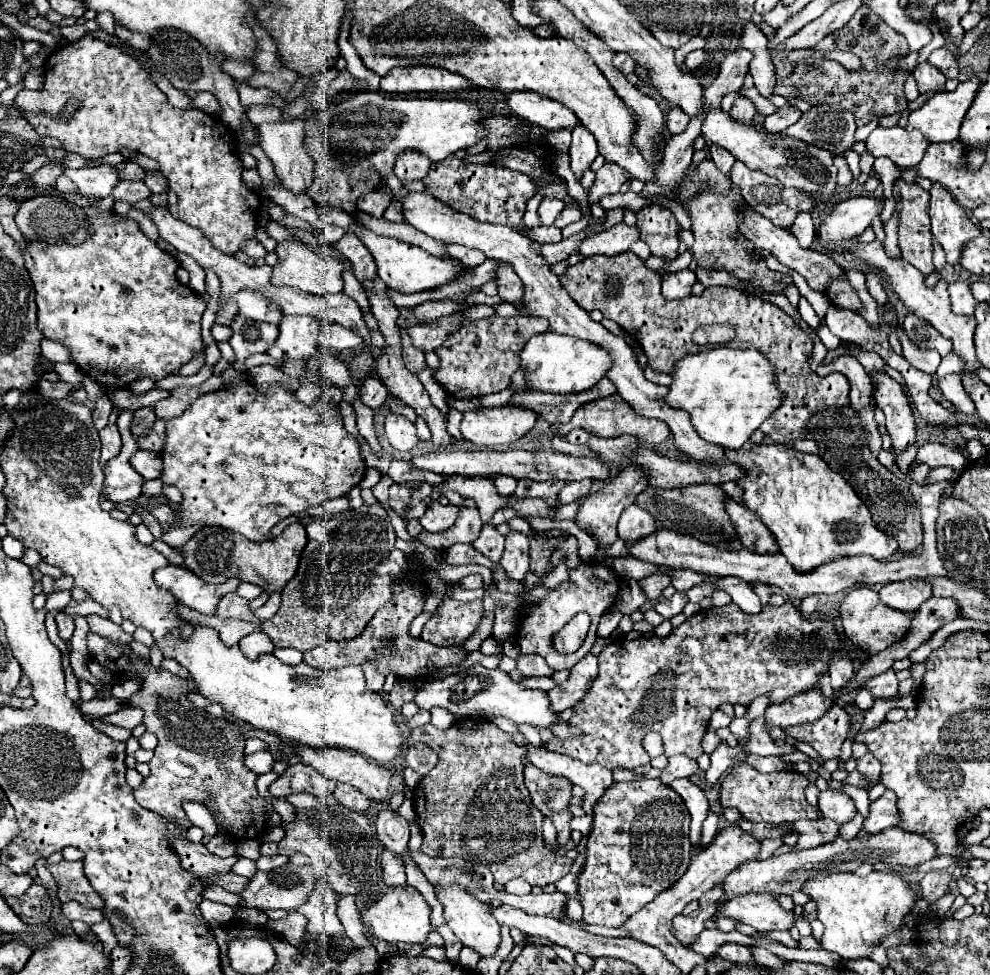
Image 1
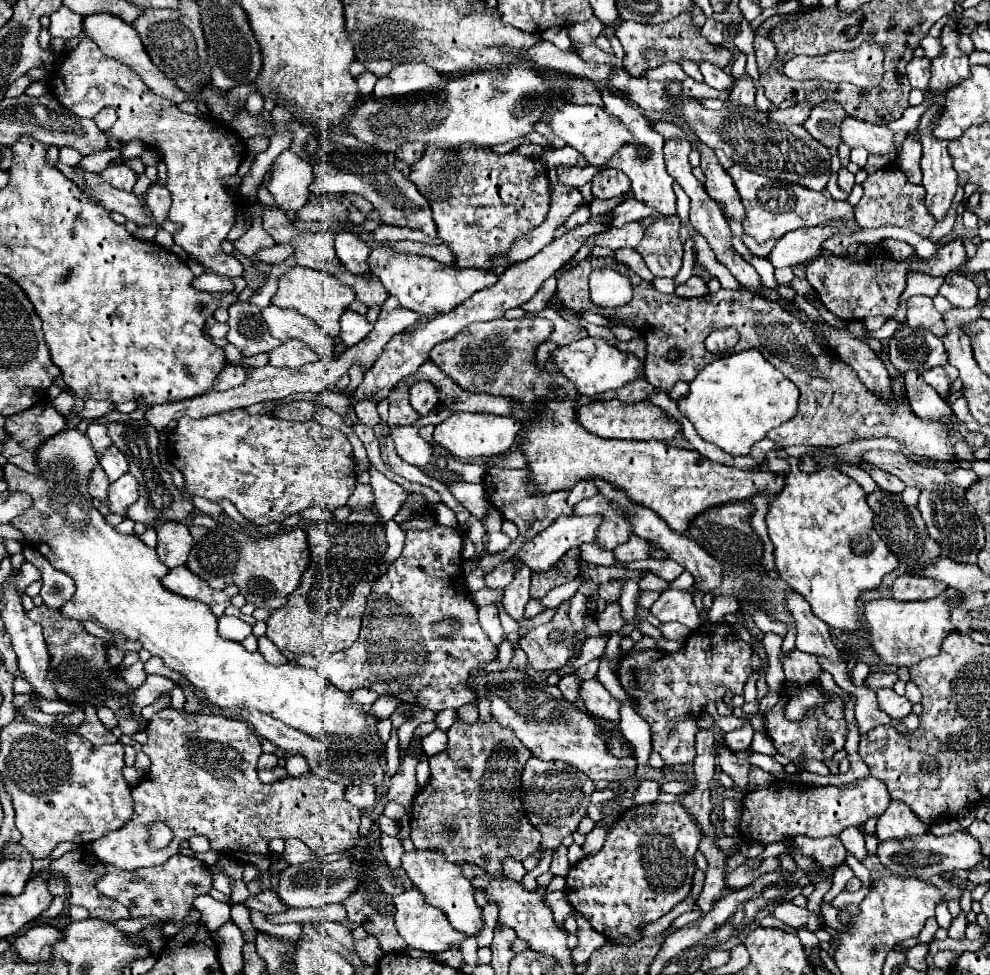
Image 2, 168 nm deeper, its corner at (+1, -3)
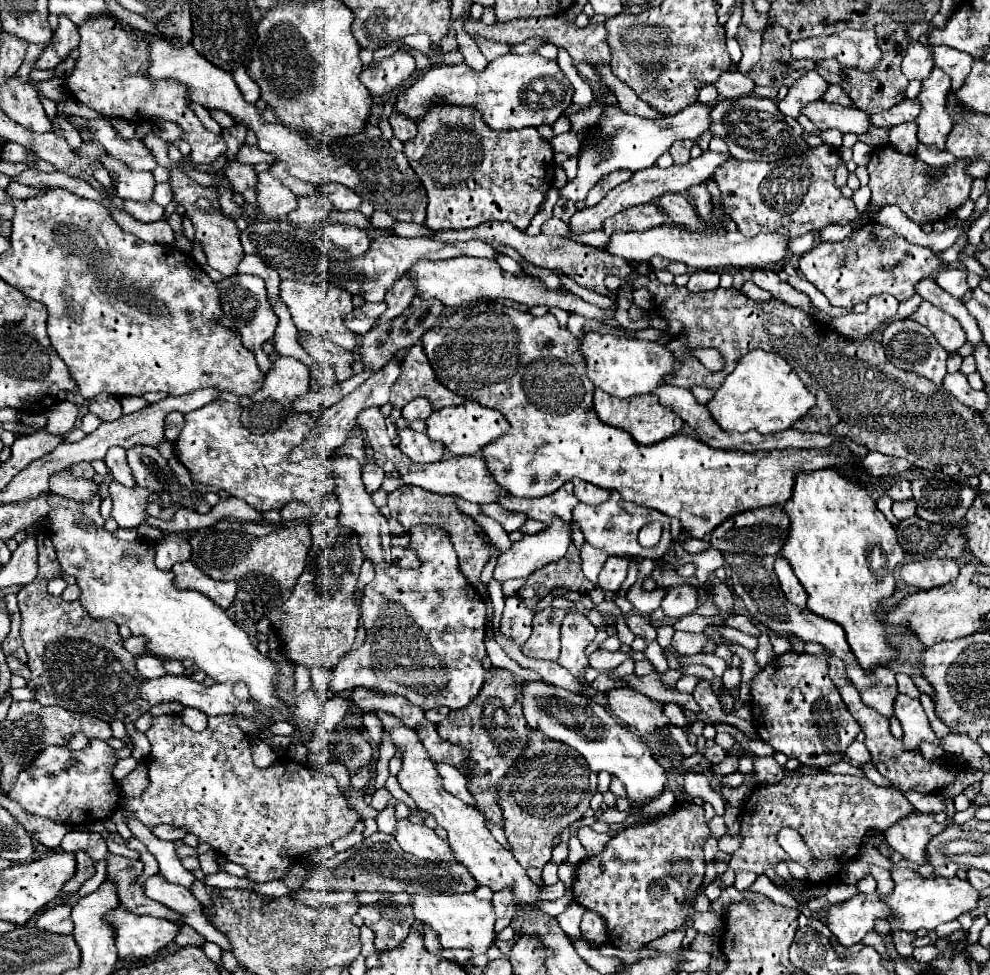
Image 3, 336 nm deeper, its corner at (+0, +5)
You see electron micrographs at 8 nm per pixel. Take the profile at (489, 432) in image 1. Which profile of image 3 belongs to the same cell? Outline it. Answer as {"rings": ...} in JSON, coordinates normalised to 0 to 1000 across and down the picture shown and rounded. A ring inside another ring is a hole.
{"rings":[[[471,411],[461,417],[448,417],[444,422],[438,422],[430,430],[432,448],[448,454],[448,458],[459,467],[481,467],[489,456],[509,446],[511,442],[513,442],[513,434],[509,432],[507,424],[503,424],[501,419],[491,419],[489,415],[479,411]]]}

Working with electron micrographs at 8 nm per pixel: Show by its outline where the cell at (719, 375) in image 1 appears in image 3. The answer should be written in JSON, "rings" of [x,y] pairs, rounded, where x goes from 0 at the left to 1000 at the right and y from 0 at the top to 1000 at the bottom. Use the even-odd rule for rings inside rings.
{"rings":[[[770,358],[758,360],[758,364],[749,366],[739,385],[733,387],[729,397],[721,403],[721,409],[715,413],[721,432],[731,442],[756,444],[762,440],[770,446],[798,440],[822,415],[824,407],[814,399],[796,370],[786,362],[774,362]]]}

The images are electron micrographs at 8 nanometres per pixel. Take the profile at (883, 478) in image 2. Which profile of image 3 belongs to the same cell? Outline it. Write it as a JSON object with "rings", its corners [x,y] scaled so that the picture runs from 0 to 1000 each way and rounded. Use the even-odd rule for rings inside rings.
{"rings":[[[907,491],[905,495],[899,497],[897,502],[897,508],[901,514],[915,514],[915,512],[921,512],[921,502],[919,502],[919,495],[915,491]]]}

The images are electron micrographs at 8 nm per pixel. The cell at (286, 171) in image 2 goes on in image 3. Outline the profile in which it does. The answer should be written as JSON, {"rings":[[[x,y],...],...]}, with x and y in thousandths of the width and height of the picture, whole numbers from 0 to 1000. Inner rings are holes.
{"rings":[[[271,175],[261,177],[259,214],[271,225],[285,225],[299,212],[299,200],[279,186]]]}

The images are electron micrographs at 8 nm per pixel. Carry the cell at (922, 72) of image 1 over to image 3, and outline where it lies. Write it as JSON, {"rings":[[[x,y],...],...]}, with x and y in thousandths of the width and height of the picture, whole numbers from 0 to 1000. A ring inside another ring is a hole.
{"rings":[[[921,42],[917,46],[915,58],[911,63],[911,75],[917,81],[927,81],[933,83],[939,73],[943,69],[943,56],[941,56],[941,48],[939,46],[931,46],[927,42]]]}

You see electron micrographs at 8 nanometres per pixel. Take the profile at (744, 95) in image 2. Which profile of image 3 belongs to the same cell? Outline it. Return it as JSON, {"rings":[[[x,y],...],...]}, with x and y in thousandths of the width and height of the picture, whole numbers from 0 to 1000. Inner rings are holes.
{"rings":[[[758,32],[752,38],[745,38],[745,44],[749,48],[749,63],[745,65],[747,75],[756,77],[756,73],[766,65],[768,61],[768,46],[770,46],[770,32]]]}

